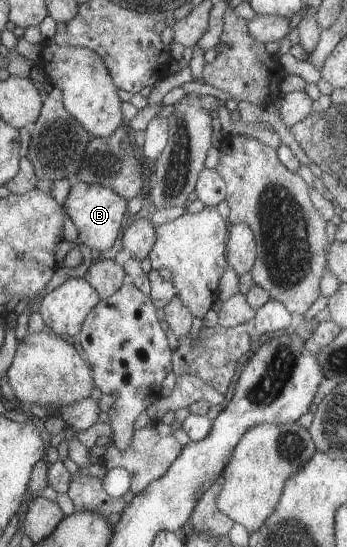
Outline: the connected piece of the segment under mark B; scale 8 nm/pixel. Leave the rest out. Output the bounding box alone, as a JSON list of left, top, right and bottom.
[63,181,127,254]

